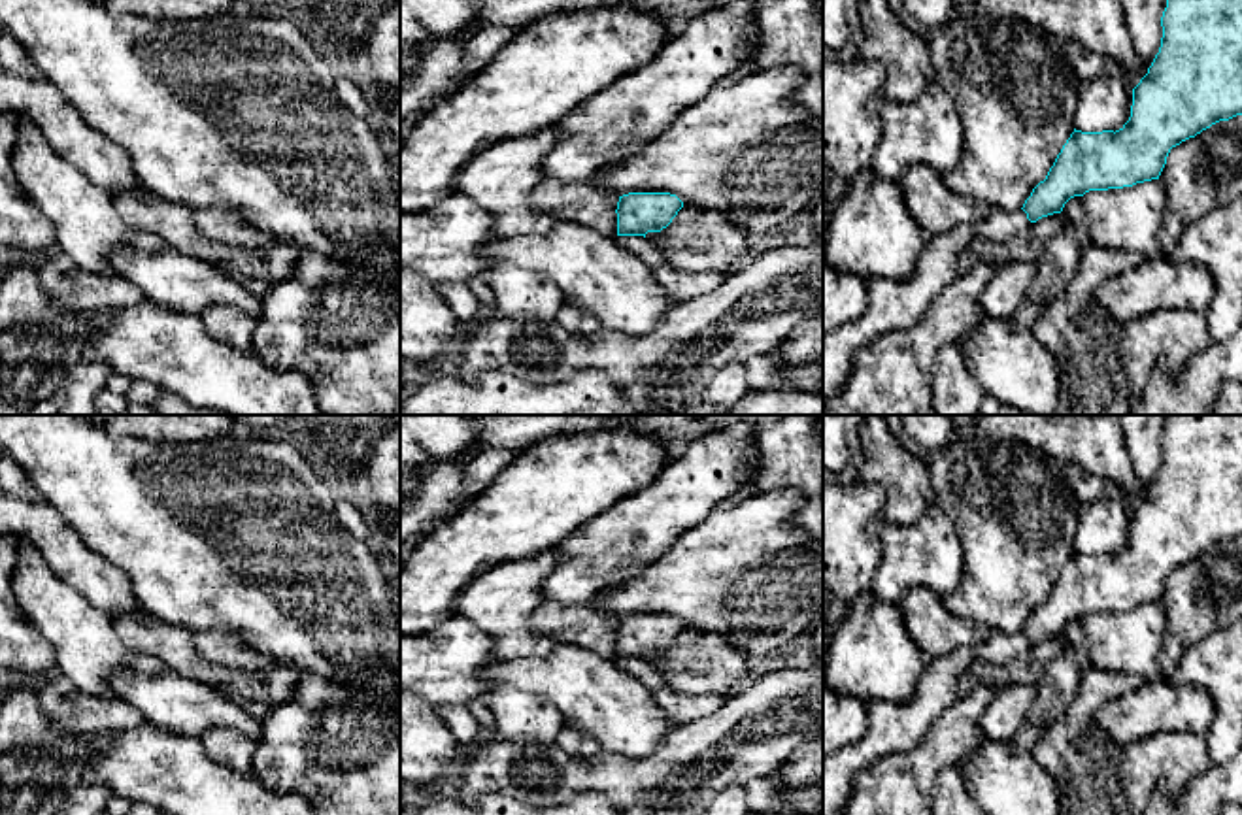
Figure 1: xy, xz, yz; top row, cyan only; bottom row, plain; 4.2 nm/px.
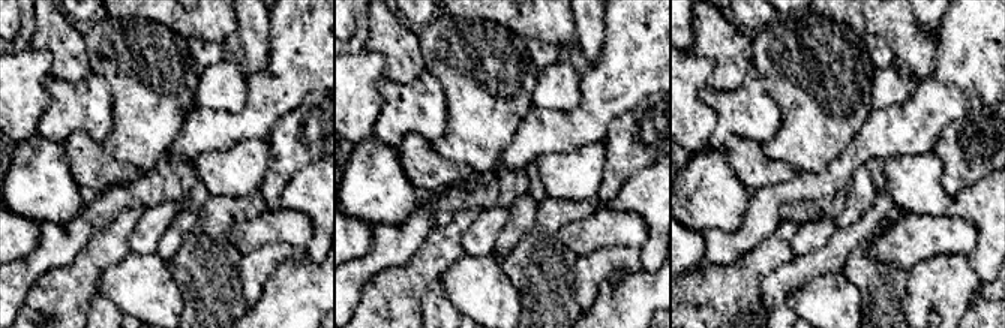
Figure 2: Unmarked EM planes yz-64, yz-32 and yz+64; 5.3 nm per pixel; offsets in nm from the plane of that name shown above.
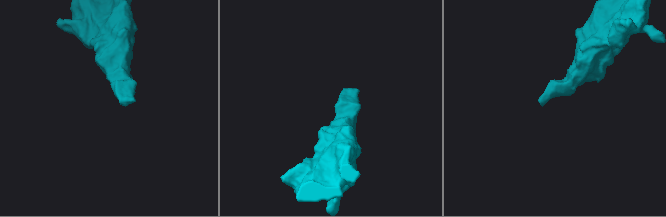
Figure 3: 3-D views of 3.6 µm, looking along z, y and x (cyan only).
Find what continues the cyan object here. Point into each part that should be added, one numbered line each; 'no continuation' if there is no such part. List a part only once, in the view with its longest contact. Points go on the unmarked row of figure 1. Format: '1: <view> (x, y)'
1: yz (893, 727)

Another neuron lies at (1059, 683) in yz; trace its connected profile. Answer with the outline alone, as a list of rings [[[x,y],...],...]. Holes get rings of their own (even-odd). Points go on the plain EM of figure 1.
[[[1063,636],[1061,655],[1049,662],[1046,674],[1036,683],[1038,692],[1027,721],[1049,724],[1057,719],[1078,692],[1080,679],[1082,668],[1068,640]]]

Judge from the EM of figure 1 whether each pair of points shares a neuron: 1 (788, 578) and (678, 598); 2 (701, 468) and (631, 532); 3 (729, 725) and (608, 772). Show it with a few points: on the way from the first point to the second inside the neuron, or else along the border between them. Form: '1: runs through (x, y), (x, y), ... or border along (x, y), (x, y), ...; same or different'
1: runs through (761, 578), (704, 578); same
2: runs through (684, 485), (648, 521); same
3: runs through (699, 755), (680, 761), (669, 772), (638, 772); same

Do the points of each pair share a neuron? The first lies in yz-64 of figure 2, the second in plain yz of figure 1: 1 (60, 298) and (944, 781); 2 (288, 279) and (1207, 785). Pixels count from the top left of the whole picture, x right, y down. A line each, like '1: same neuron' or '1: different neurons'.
1: different neurons
2: same neuron

